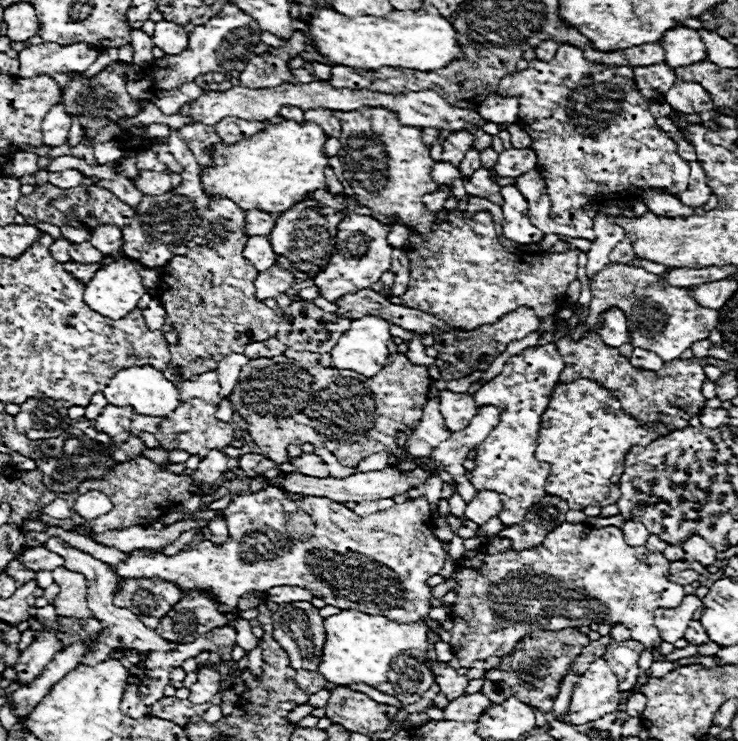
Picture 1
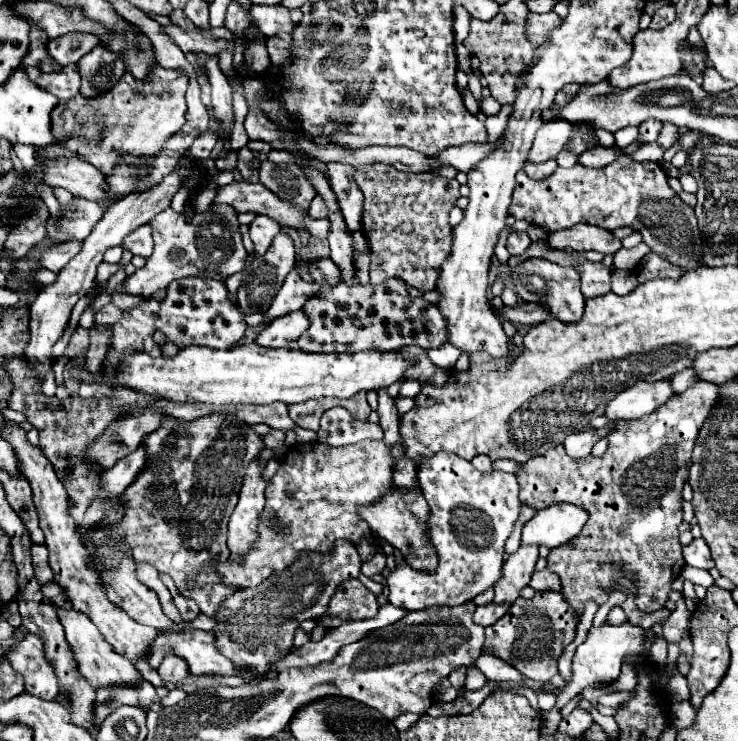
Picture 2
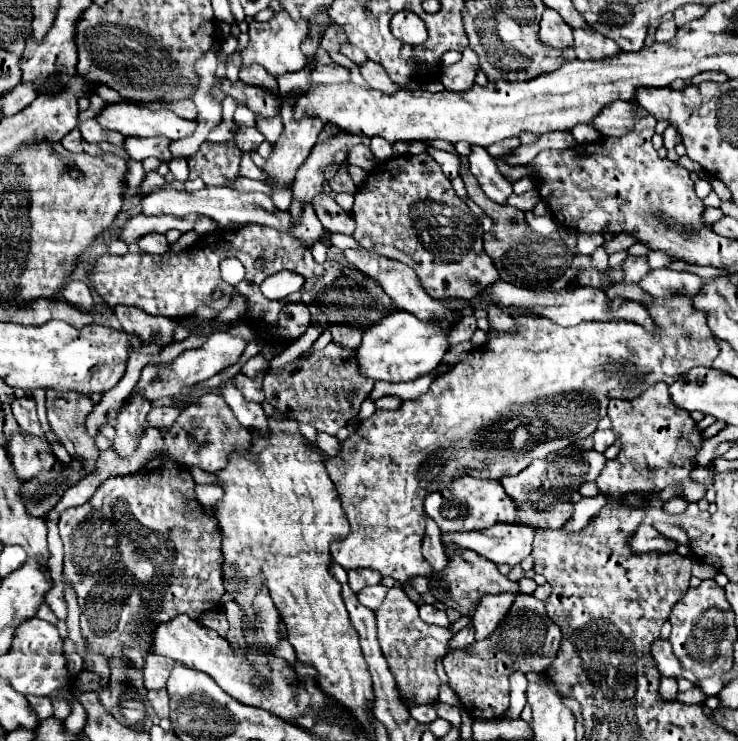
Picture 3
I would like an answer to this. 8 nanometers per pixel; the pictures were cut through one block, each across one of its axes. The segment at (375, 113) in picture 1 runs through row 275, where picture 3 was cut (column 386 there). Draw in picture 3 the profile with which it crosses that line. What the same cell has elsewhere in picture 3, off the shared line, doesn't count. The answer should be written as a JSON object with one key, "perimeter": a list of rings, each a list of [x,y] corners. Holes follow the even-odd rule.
{"perimeter":[[[654,298],[654,302],[646,306],[658,324],[658,334],[646,332],[642,326],[626,320],[592,320],[564,328],[548,318],[520,314],[516,316],[518,332],[500,334],[500,338],[474,348],[468,354],[468,360],[458,362],[454,368],[440,374],[426,394],[402,402],[398,410],[376,410],[370,418],[362,420],[350,438],[342,442],[342,452],[336,458],[326,460],[328,474],[336,484],[342,508],[352,526],[348,538],[330,546],[332,558],[346,570],[362,566],[378,570],[382,576],[392,576],[420,608],[424,600],[412,588],[412,578],[432,574],[430,564],[422,556],[426,494],[448,486],[464,474],[492,480],[518,474],[536,458],[536,454],[544,458],[552,452],[546,450],[546,446],[538,446],[544,440],[550,440],[548,432],[554,432],[554,440],[558,438],[558,450],[570,446],[576,438],[592,436],[598,420],[606,416],[606,406],[612,396],[636,398],[636,394],[642,394],[642,390],[654,382],[672,384],[694,366],[712,366],[720,348],[706,326],[706,316],[692,308],[690,298]],[[518,426],[524,426],[524,452],[516,450],[510,442],[510,434]]]}

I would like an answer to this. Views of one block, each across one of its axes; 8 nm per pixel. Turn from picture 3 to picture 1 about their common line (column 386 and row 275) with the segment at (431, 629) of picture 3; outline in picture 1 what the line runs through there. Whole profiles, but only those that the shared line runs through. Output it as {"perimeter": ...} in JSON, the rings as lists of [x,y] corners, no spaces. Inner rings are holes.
{"perimeter":[[[610,264],[602,268],[590,280],[592,302],[588,320],[596,322],[596,316],[608,308],[618,308],[626,314],[630,330],[630,344],[658,354],[664,362],[680,358],[680,354],[696,340],[704,340],[718,324],[718,310],[706,310],[698,306],[688,288],[662,286],[658,274],[650,274],[644,268],[628,264]]]}

